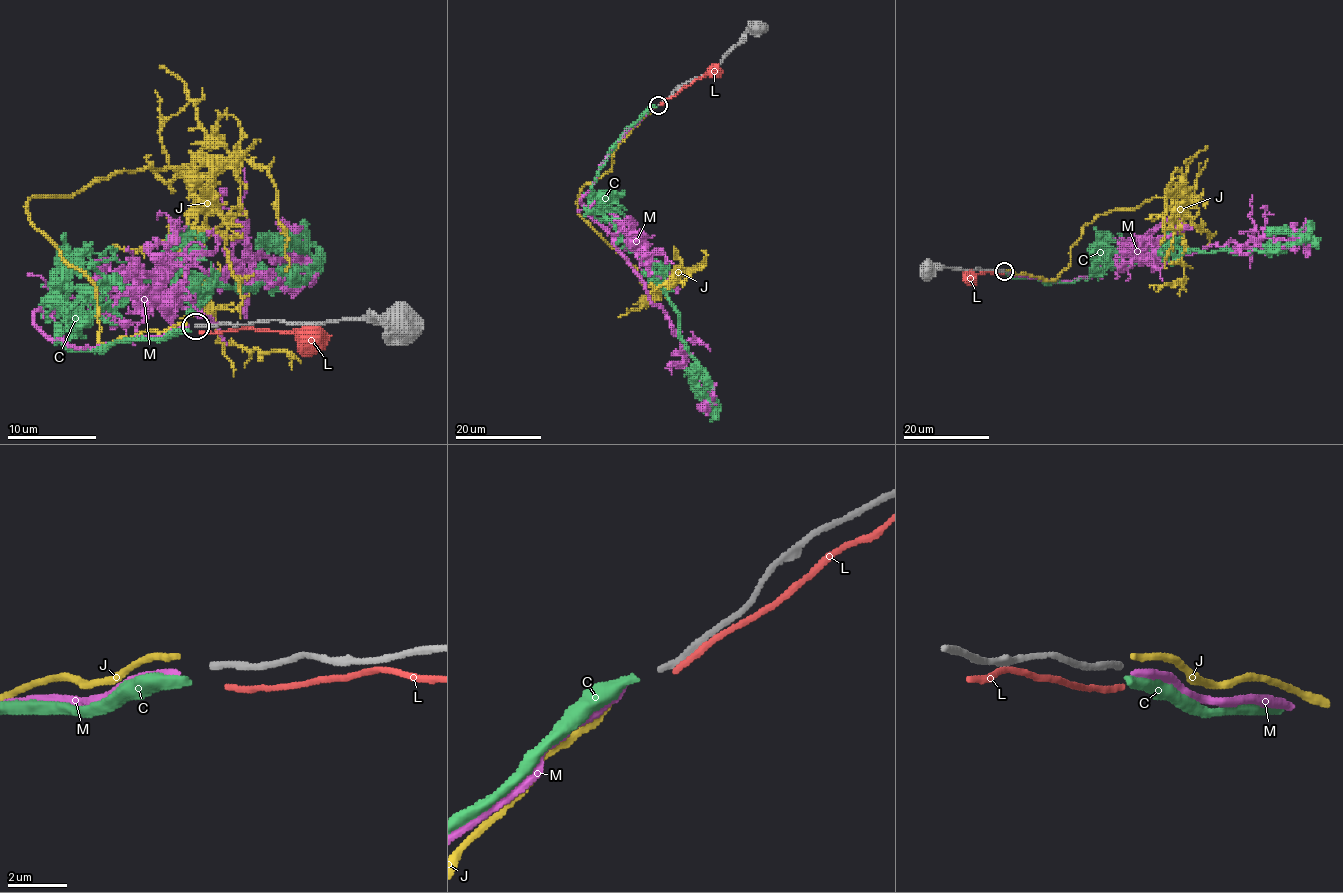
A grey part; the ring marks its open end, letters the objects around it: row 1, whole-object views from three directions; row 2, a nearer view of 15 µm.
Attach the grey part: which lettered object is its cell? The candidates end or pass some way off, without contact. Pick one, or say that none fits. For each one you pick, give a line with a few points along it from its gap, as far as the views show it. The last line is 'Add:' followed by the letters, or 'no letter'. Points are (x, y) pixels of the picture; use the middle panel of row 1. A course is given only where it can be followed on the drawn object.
Add: no letter

